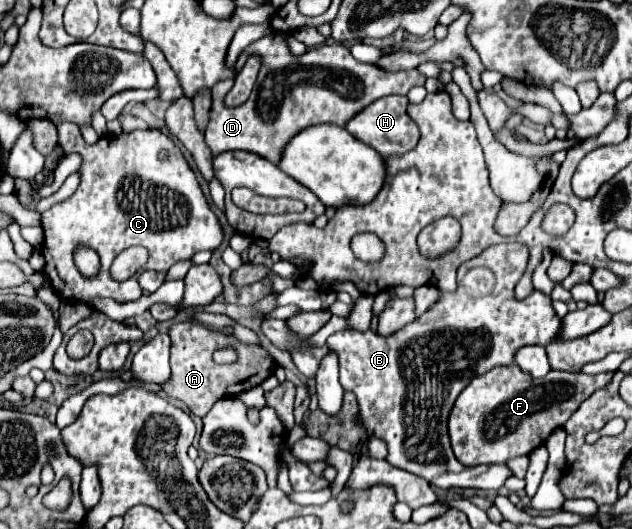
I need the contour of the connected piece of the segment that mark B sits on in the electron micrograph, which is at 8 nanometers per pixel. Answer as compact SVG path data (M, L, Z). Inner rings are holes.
M522 243L492 245L476 259L470 259L468 263L460 265L456 295L440 293L438 301L424 315L420 315L400 331L384 337L372 329L368 331L342 329L328 339L326 345L332 347L340 357L340 383L346 391L356 393L360 415L364 417L368 435L380 437L382 441L386 441L388 445L386 461L390 465L410 471L440 489L472 487L472 489L484 489L484 491L486 489L498 491L504 487L504 481L512 477L512 471L504 463L476 465L476 467L460 465L450 449L446 417L458 393L468 385L470 377L474 377L476 373L486 373L496 365L510 365L514 361L516 349L520 349L522 345L548 345L560 337L562 319L546 319L546 315L556 315L550 295L544 295L534 289L522 301L516 301L514 297L516 283L526 269L526 261L528 261L528 249ZM466 275L494 275L496 283L492 285L492 289L486 289L486 291L480 289L476 293L476 287L468 289L462 285L462 279Z

